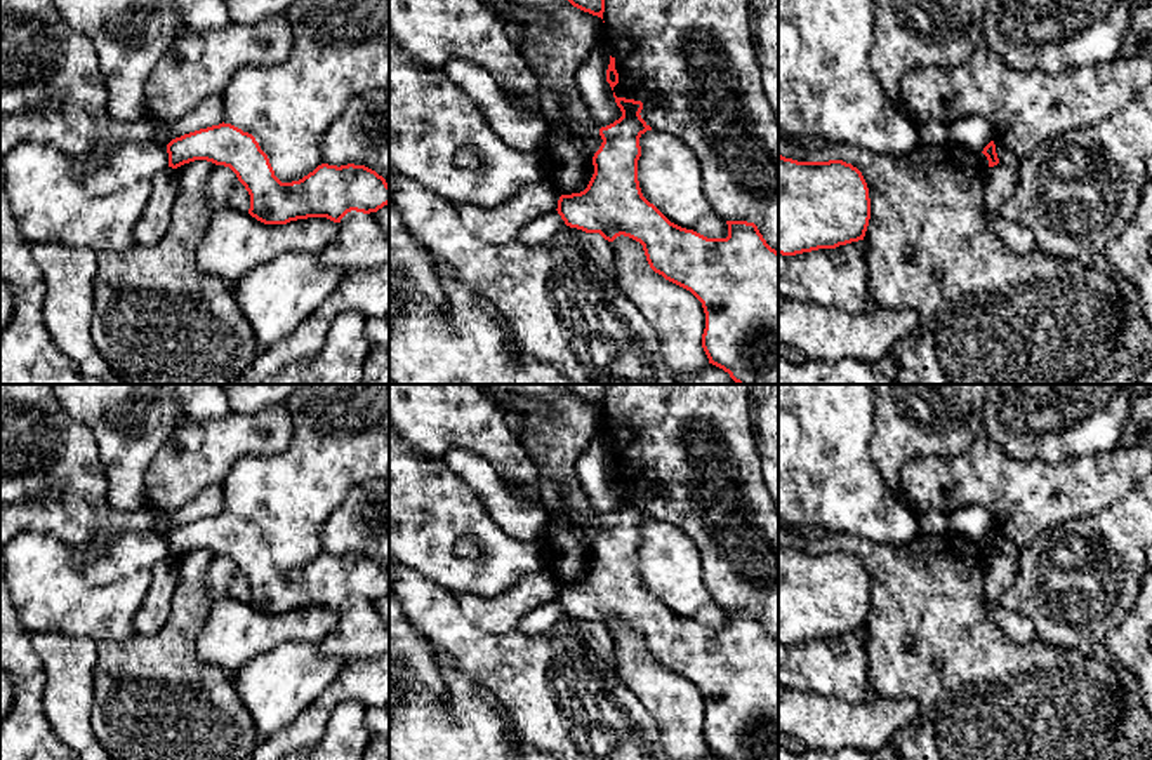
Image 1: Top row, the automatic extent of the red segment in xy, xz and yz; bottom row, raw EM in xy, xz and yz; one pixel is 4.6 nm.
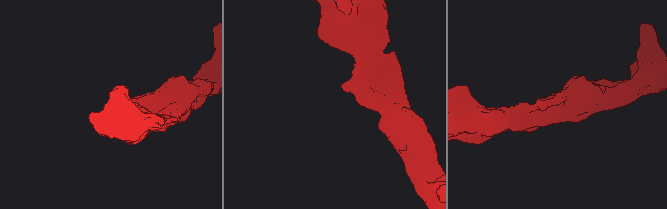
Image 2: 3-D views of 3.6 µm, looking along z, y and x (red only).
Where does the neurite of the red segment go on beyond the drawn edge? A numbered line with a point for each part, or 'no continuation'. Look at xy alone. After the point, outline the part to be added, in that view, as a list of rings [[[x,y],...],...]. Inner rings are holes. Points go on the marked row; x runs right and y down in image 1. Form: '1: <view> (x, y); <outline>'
no continuation

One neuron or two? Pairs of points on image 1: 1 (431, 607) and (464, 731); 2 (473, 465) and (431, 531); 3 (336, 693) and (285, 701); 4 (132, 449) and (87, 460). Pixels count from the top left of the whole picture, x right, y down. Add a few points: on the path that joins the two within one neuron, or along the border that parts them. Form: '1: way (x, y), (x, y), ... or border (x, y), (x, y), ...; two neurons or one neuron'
1: border (433, 644), (464, 673), (475, 679); two neurons
2: border (442, 460), (470, 487), (487, 513); two neurons
3: border (346, 665), (291, 724); two neurons
4: border (77, 421), (91, 432), (103, 466); two neurons

